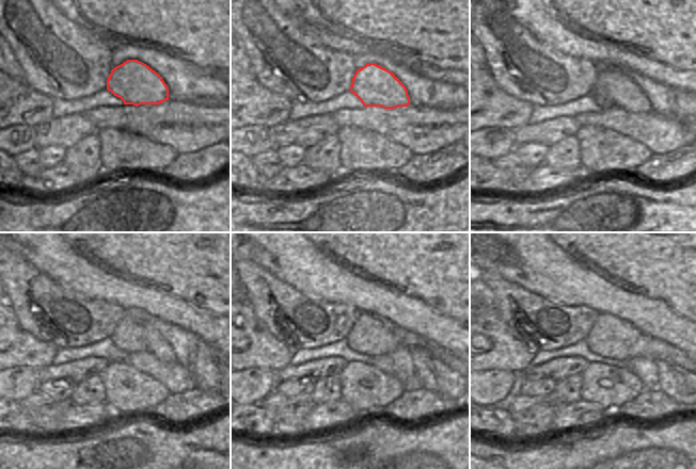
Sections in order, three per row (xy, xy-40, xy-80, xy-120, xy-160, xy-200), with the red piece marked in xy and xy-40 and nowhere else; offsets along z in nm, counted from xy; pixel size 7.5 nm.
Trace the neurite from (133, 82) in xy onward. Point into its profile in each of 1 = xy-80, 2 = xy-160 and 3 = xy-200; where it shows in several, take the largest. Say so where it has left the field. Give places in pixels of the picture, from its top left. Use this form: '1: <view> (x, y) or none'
1: xy-80 (614, 87)
2: xy-160 (401, 357)
3: xy-200 (646, 370)

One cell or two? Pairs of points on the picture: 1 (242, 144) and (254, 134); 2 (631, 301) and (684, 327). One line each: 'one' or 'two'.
1: one
2: one

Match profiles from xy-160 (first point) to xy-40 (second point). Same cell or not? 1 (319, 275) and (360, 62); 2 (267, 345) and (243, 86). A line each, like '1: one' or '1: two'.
1: two
2: one

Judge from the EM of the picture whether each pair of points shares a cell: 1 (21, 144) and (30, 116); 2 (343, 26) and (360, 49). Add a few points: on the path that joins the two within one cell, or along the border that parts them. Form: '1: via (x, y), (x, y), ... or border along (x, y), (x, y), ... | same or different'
1: border along (11, 125), (30, 125), (33, 128) | different
2: border along (329, 30), (351, 39), (359, 39), (376, 49) | different

